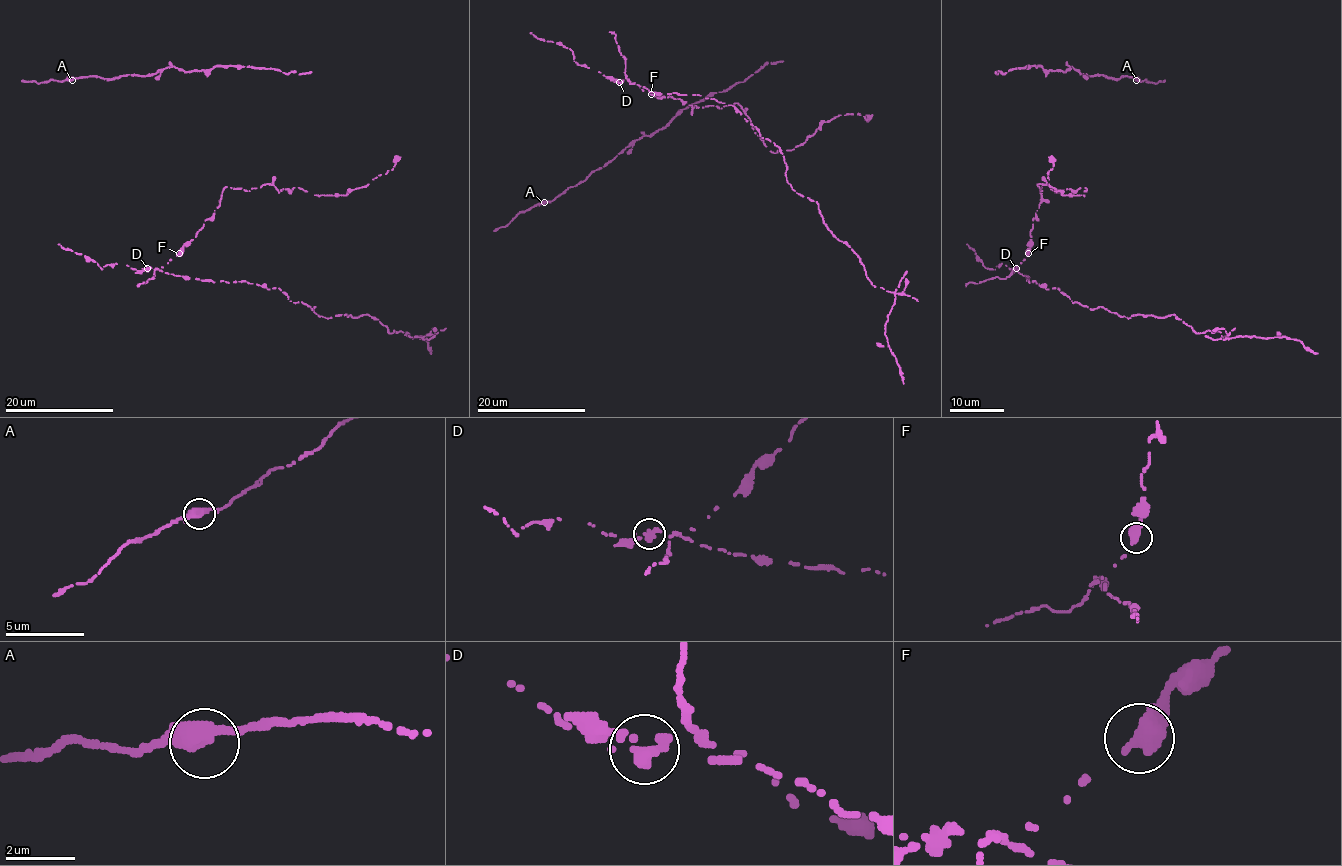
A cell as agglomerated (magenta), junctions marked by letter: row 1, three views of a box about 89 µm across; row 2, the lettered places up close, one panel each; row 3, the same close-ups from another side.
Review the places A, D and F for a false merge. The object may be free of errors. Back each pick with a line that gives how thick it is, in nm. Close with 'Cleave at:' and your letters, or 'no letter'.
D: 500 nm thick
Cleave at: D

